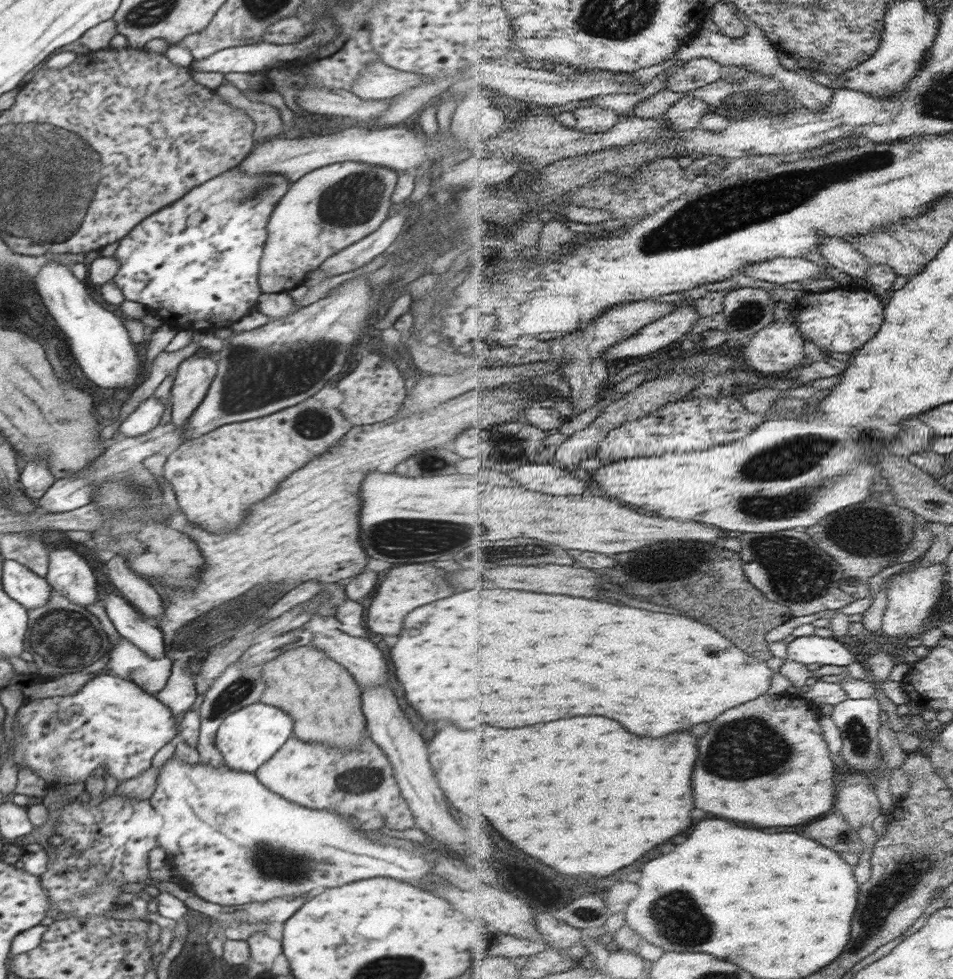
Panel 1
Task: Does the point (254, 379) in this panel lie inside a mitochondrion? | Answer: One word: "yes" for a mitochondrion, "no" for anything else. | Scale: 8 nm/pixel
yes

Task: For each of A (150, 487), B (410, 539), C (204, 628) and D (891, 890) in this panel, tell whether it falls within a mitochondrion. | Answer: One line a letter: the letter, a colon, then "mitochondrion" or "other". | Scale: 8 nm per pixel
A: mitochondrion
B: mitochondrion
C: mitochondrion
D: mitochondrion

